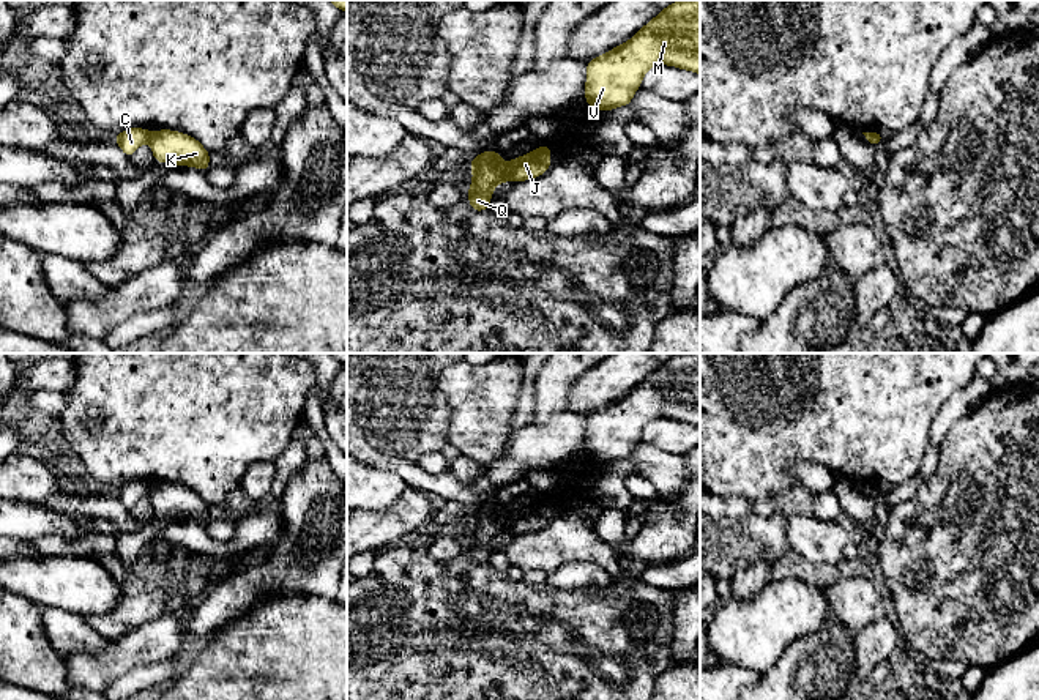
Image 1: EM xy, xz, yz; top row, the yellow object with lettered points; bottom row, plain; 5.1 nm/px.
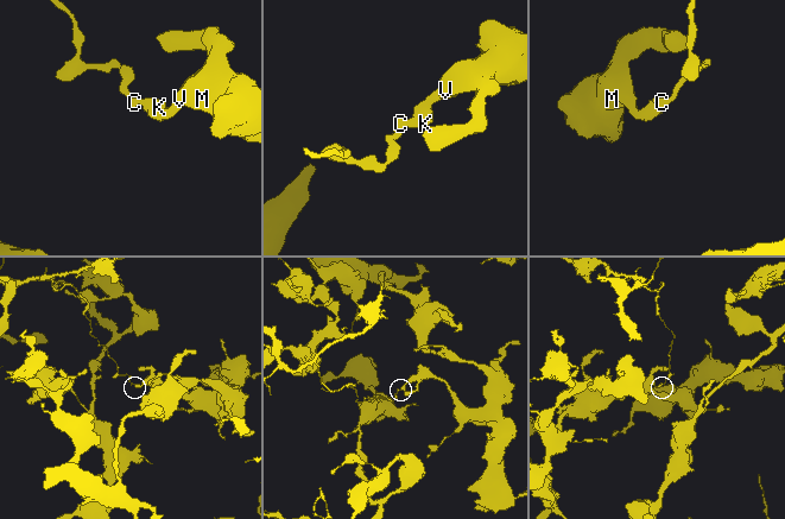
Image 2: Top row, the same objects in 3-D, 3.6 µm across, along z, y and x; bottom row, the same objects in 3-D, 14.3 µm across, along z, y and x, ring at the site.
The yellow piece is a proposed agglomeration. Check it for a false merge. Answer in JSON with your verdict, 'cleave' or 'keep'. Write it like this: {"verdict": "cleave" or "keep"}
{"verdict": "cleave"}

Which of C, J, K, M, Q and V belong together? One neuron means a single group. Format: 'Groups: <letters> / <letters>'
Groups: C Q / J K M V

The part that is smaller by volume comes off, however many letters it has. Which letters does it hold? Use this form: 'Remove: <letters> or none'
Remove: C, Q

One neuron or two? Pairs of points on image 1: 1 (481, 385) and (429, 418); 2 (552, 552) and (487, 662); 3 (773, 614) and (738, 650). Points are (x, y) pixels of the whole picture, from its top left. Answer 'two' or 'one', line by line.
1: two
2: two
3: one

